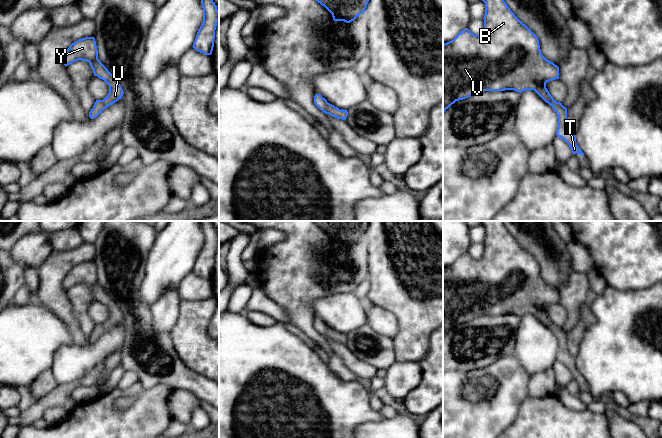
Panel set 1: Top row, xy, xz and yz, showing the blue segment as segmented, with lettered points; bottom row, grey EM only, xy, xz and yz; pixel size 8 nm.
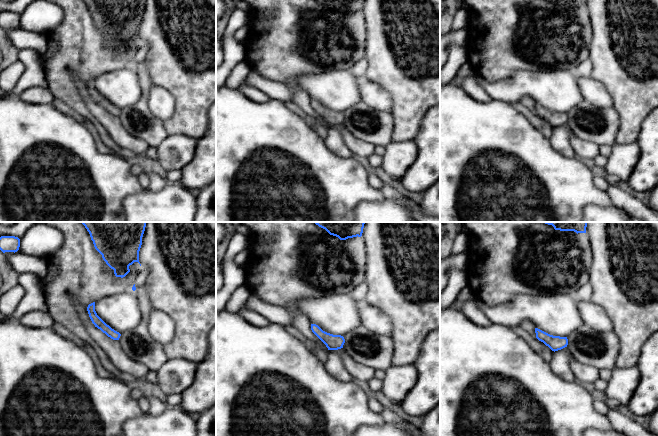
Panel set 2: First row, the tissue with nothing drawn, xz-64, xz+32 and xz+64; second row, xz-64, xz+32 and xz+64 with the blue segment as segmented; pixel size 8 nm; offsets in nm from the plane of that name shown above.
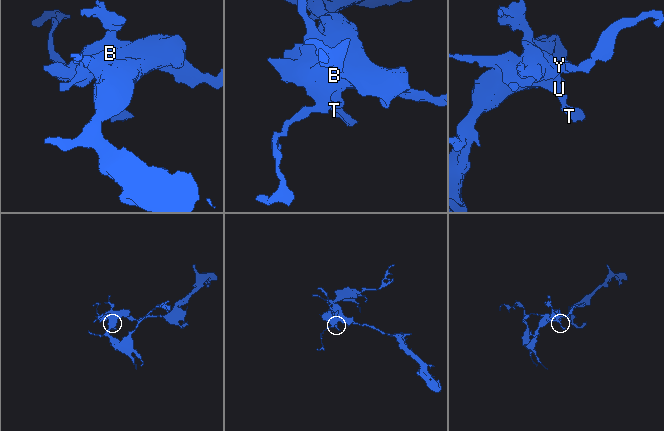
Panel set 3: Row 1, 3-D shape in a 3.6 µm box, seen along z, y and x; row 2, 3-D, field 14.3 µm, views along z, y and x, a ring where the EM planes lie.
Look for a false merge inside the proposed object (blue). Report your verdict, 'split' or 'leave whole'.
leave whole

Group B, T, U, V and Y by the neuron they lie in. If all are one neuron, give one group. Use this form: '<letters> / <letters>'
B T U V Y

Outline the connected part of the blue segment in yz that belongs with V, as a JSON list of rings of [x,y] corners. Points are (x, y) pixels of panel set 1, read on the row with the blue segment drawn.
[[[504,0],[482,1],[485,3],[482,32],[474,35],[468,28],[465,28],[453,40],[443,44],[443,114],[456,101],[466,99],[476,93],[505,90],[522,93],[525,90],[534,90],[558,116],[557,137],[562,138],[569,145],[573,155],[578,153],[584,156],[576,143],[576,134],[569,128],[567,108],[555,101],[546,88],[547,82],[559,79],[559,67],[542,55],[538,37],[515,16]]]

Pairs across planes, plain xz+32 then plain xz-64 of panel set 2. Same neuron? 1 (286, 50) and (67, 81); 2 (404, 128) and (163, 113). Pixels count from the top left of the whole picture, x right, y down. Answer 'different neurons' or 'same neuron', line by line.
1: same neuron
2: different neurons

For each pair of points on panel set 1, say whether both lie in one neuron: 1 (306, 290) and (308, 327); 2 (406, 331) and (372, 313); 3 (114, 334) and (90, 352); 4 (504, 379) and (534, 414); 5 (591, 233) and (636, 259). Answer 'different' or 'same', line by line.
1: same
2: different
3: same
4: different
5: same

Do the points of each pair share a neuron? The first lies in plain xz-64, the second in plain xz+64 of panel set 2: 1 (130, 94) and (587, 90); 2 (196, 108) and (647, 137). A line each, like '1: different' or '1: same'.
1: different
2: different

